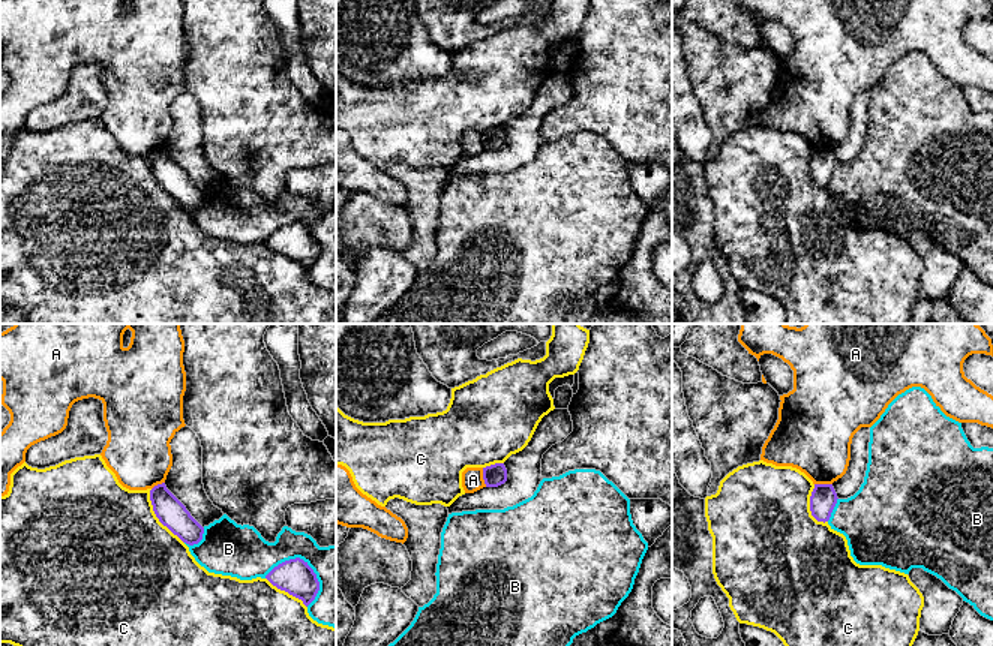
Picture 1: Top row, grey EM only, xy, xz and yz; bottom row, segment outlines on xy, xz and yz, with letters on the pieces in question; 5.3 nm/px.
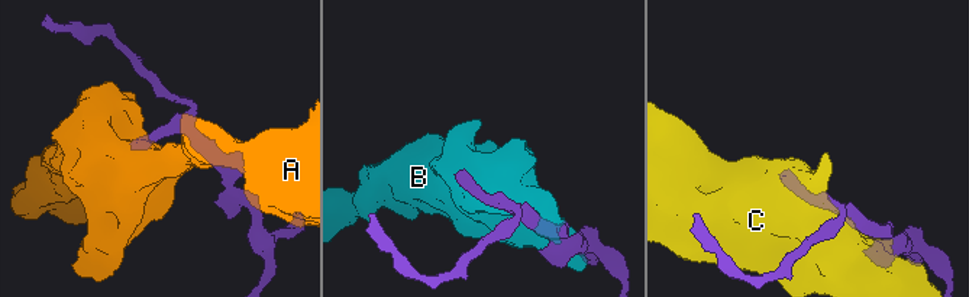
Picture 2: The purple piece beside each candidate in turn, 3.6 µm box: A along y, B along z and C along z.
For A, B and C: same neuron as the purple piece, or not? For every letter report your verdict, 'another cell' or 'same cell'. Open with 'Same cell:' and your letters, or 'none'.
Same cell: none
A: another cell
B: another cell
C: another cell

